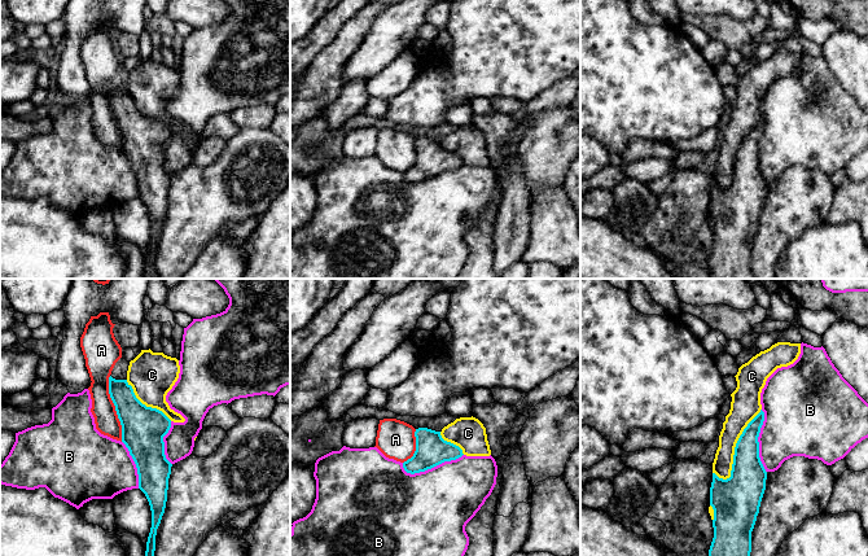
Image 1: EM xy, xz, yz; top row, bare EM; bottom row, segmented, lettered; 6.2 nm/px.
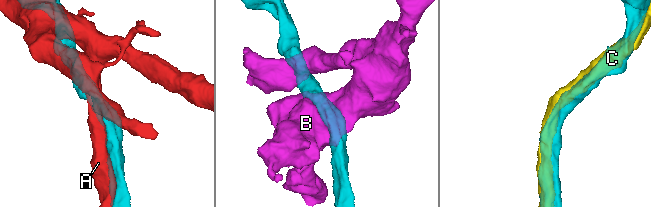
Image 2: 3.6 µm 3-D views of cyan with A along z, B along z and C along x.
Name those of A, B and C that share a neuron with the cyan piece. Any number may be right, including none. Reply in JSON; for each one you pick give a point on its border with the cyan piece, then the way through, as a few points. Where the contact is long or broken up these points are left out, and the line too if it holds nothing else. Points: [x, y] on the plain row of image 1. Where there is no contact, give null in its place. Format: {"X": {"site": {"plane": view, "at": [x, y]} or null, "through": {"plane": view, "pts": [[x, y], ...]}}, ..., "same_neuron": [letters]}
{"C": {"site": {"plane": "yz", "at": [735, 157]}}, "same_neuron": ["C"]}

